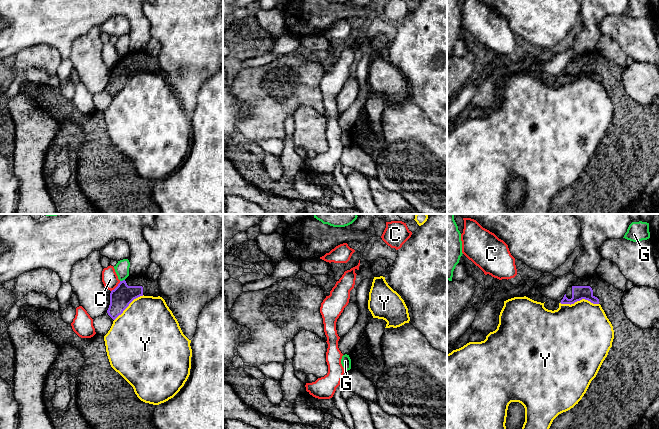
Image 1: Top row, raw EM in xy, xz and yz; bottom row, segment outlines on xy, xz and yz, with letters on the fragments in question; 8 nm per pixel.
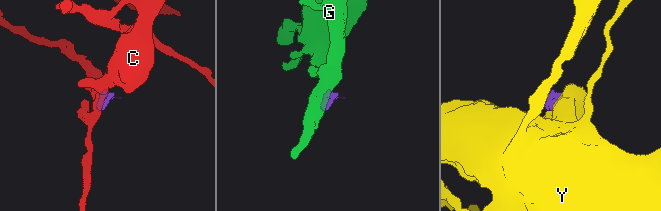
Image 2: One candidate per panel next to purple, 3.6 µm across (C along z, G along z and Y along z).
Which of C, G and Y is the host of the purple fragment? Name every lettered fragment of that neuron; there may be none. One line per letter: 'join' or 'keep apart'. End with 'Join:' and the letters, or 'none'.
C: keep apart
G: keep apart
Y: keep apart
Join: none

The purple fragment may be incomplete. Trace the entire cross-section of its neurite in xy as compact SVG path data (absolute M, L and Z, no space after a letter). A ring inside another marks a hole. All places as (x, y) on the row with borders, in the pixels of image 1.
M146 274L128 276L111 291L108 315L115 320L134 299L143 295L160 296L158 280L149 279Z

